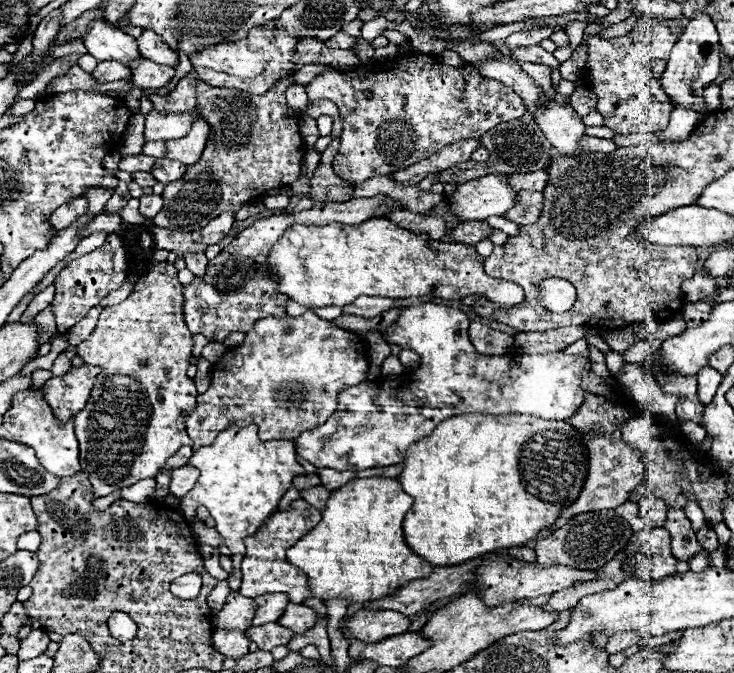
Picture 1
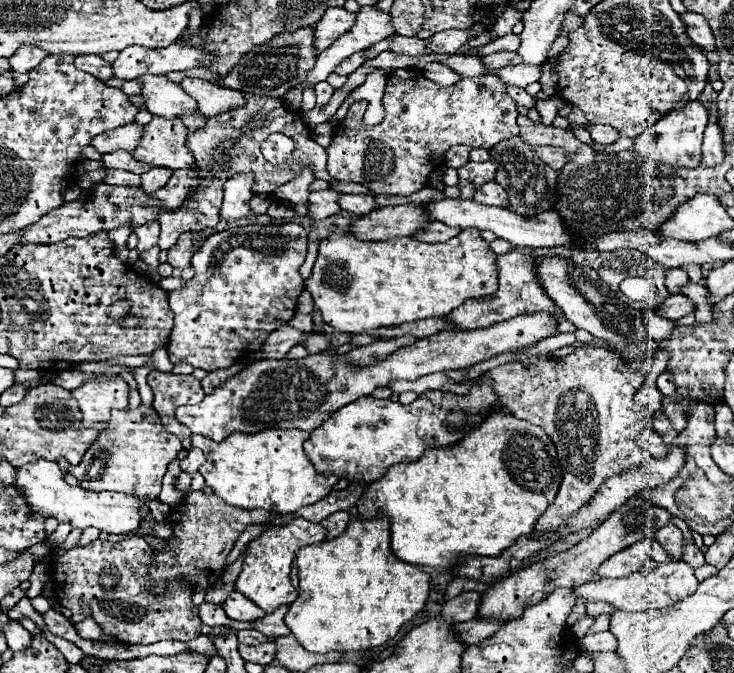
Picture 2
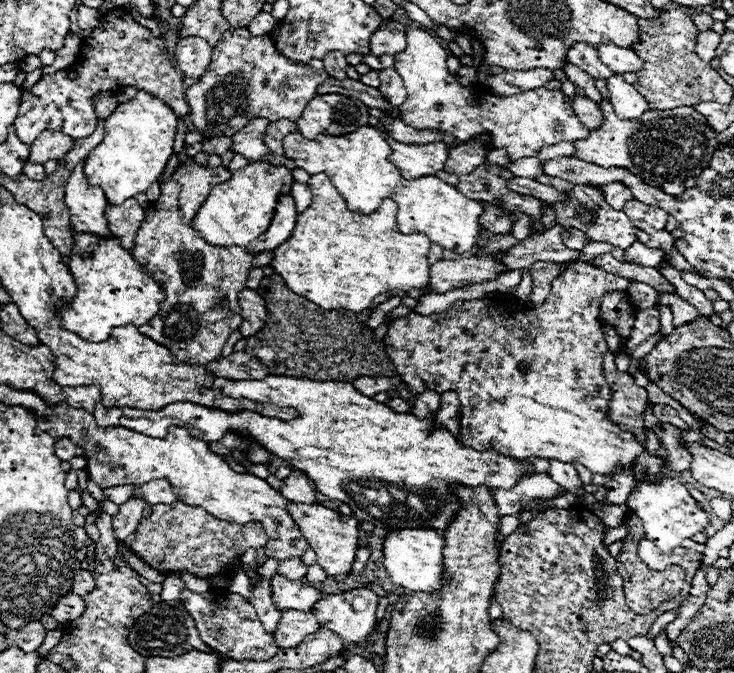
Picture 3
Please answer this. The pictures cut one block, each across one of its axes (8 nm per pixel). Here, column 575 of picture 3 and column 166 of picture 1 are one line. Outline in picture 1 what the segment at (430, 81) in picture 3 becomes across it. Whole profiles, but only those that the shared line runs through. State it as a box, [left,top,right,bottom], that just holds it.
[144,108,200,140]

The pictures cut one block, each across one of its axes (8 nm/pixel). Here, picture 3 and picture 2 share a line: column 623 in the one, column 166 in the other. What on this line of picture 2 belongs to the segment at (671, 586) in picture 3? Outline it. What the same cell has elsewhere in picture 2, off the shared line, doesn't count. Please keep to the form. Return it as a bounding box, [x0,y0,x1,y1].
[150,492,270,588]

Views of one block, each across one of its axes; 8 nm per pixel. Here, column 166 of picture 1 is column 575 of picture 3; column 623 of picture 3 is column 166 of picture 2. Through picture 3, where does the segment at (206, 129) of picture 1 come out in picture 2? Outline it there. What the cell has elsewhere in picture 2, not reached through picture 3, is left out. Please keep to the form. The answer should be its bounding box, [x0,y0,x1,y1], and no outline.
[132,116,194,168]

